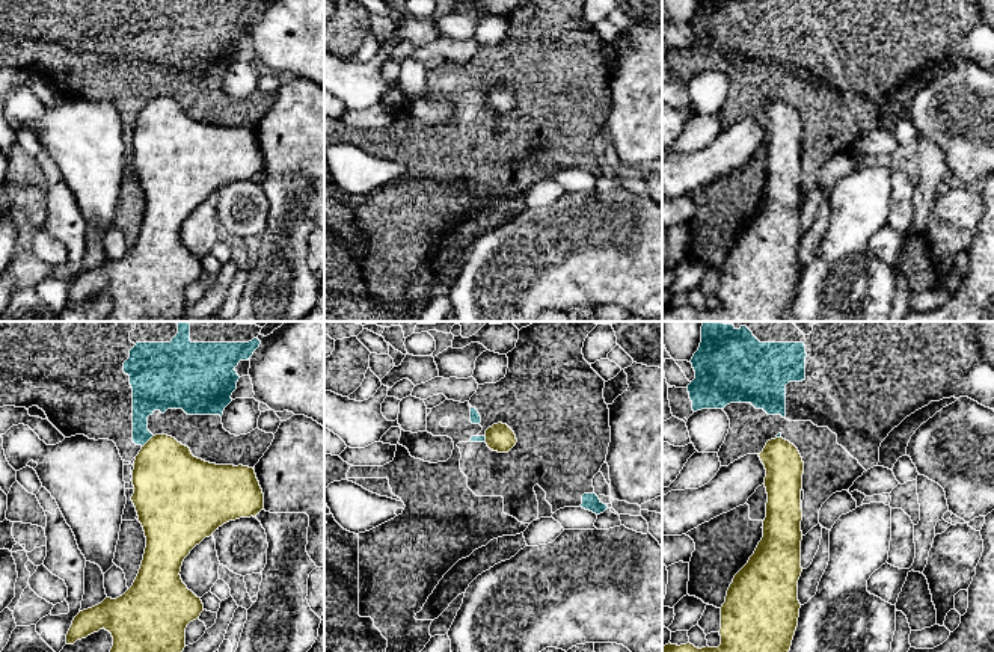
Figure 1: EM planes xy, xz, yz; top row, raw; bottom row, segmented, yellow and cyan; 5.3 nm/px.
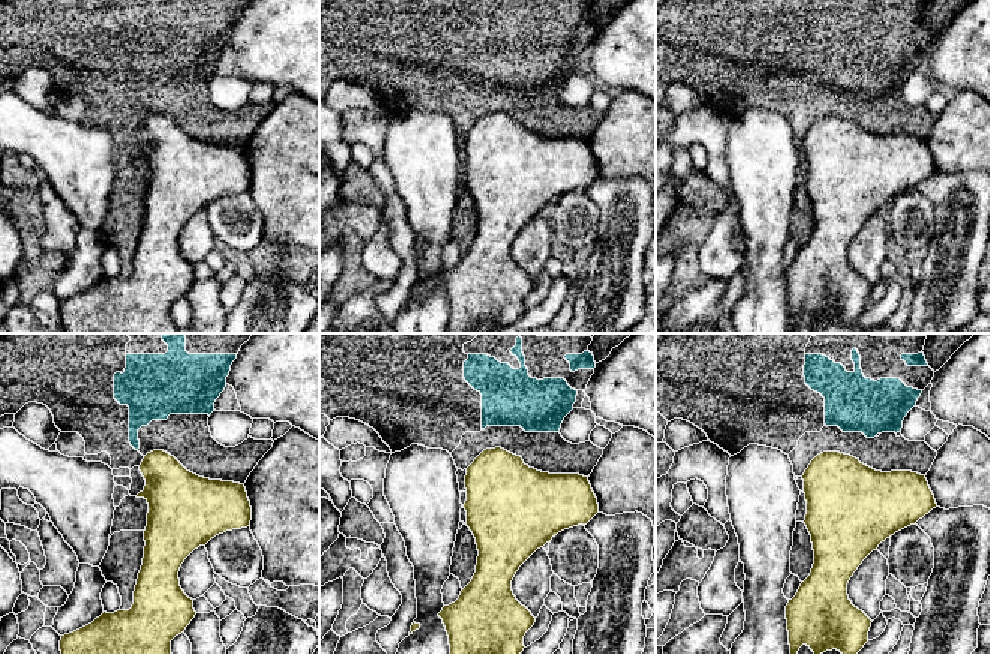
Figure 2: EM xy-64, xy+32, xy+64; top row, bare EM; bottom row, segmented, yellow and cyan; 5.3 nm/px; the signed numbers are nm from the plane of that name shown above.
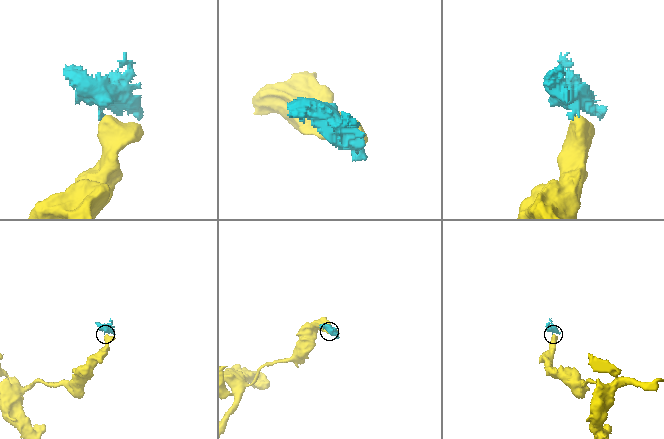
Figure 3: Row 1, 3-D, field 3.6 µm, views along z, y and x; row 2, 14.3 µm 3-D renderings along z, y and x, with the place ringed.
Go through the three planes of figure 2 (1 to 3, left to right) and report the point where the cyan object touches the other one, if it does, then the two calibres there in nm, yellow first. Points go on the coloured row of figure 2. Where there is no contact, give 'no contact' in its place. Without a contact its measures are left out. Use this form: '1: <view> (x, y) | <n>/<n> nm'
1: no contact
2: no contact
3: no contact

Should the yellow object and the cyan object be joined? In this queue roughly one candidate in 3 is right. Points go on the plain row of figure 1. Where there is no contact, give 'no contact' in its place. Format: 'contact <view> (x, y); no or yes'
contact xy (148, 103); no

